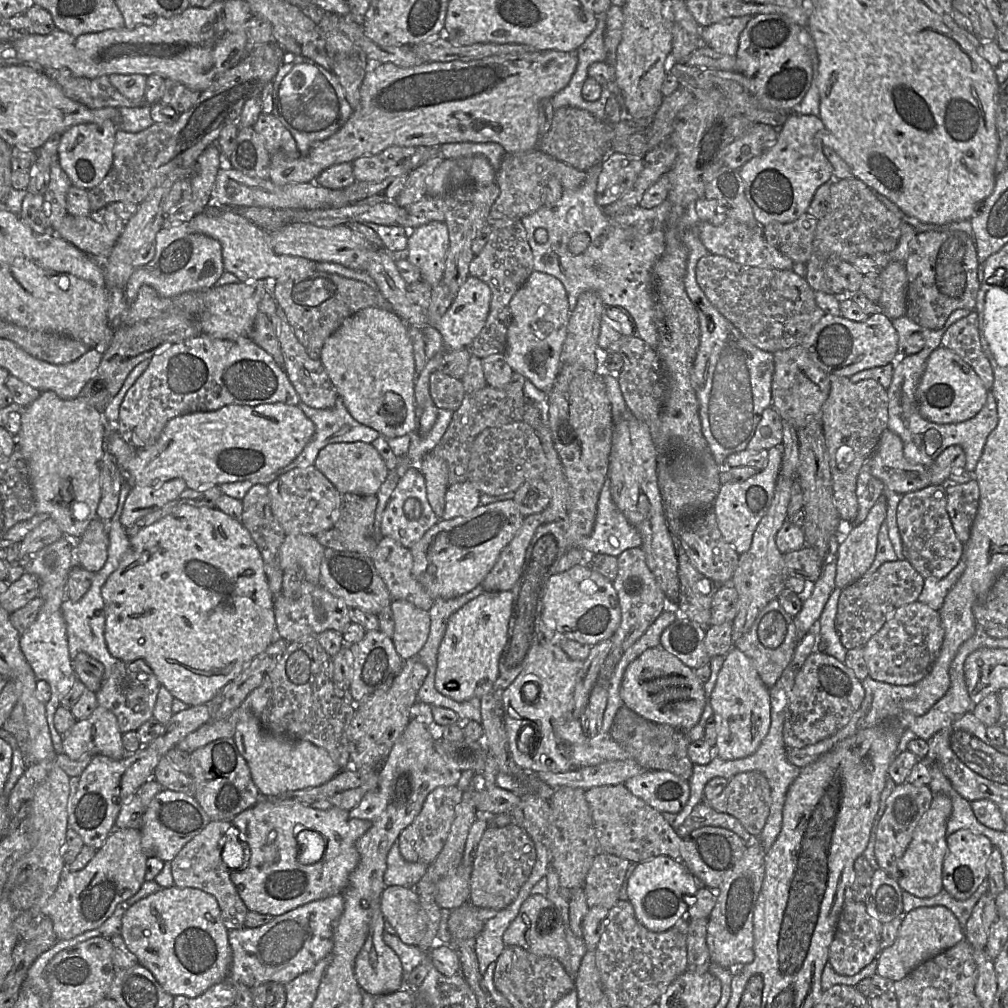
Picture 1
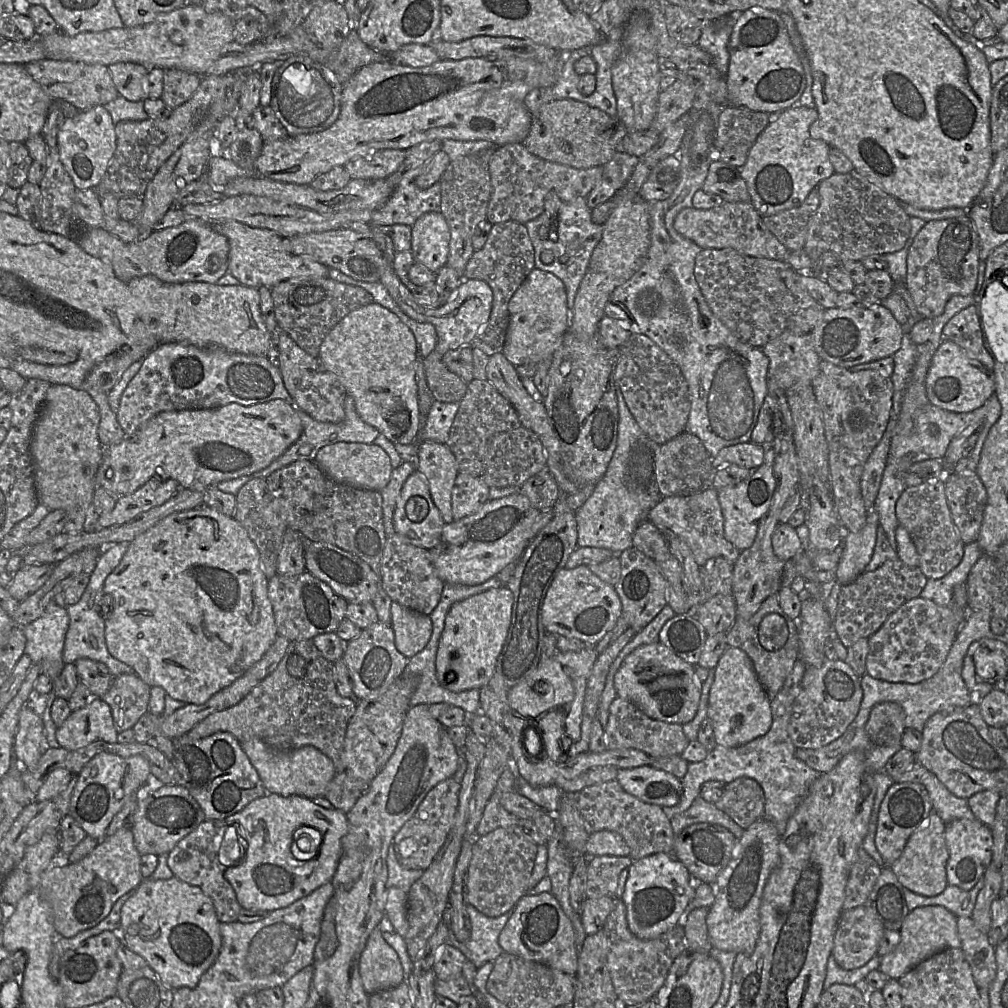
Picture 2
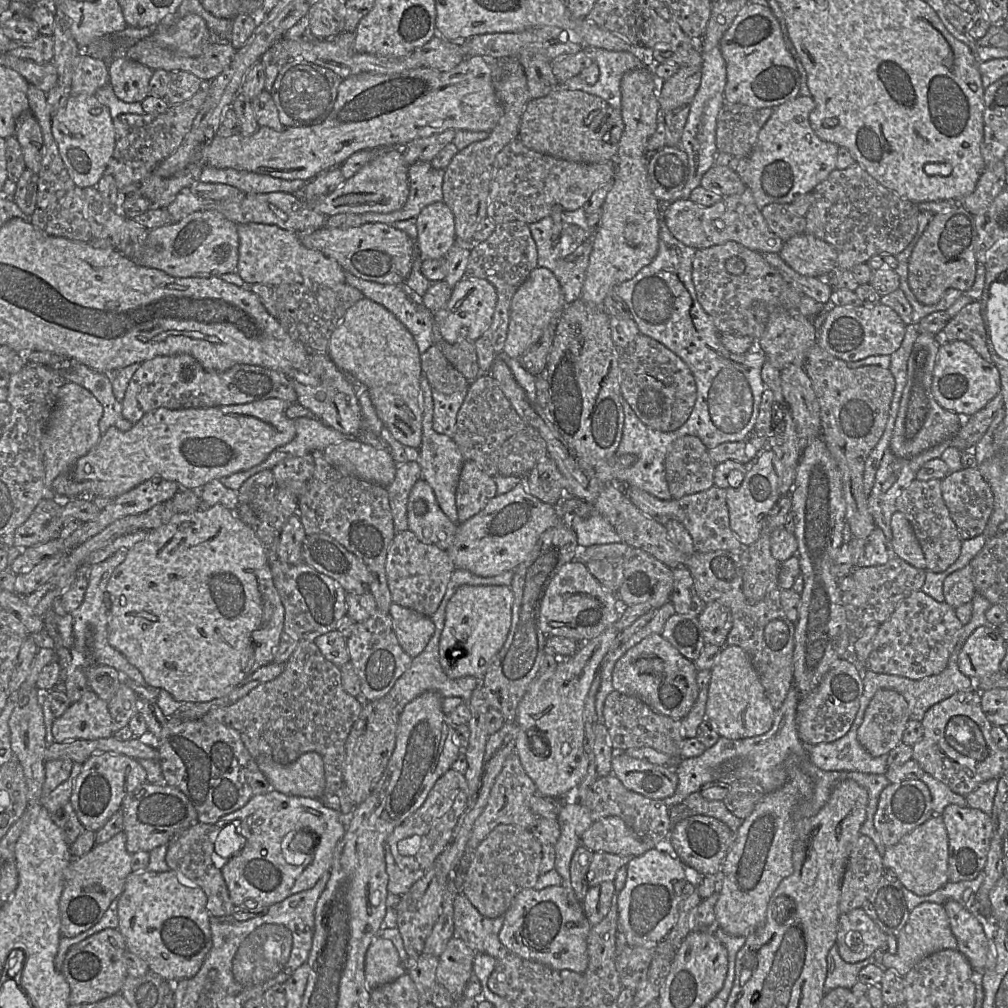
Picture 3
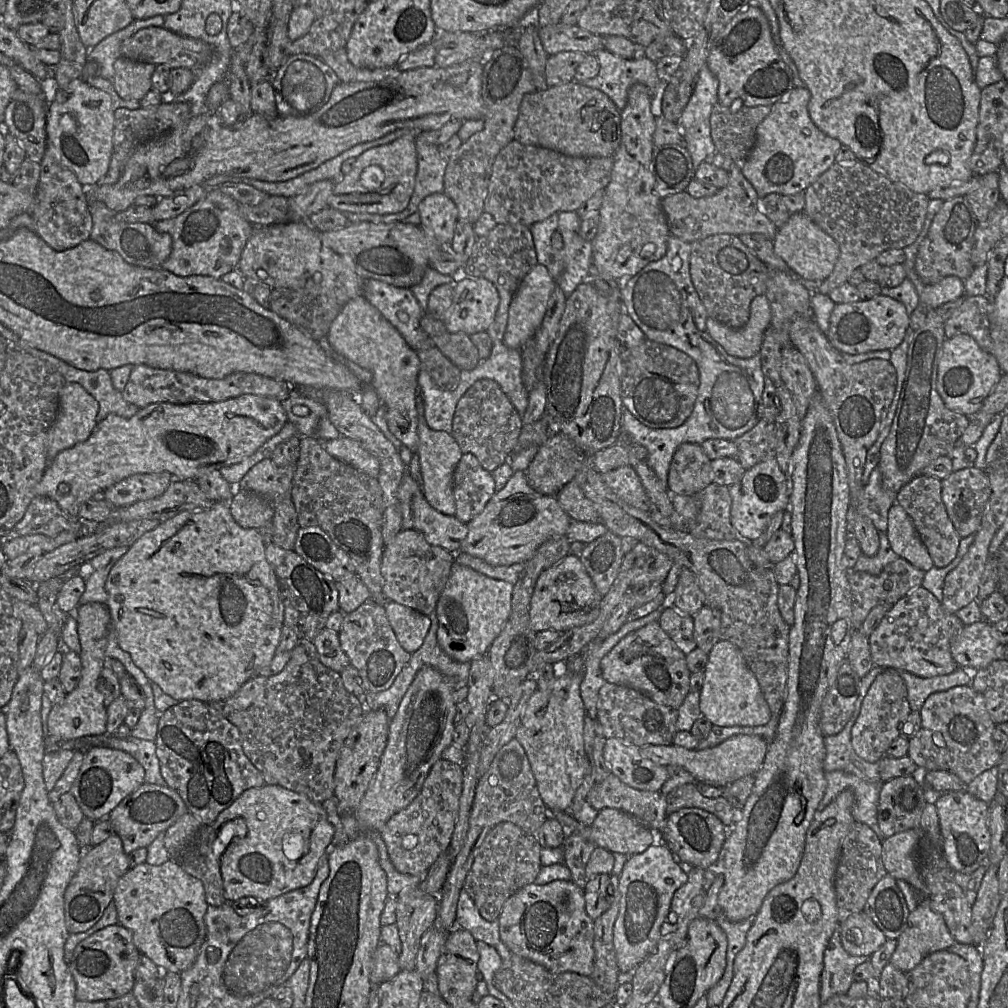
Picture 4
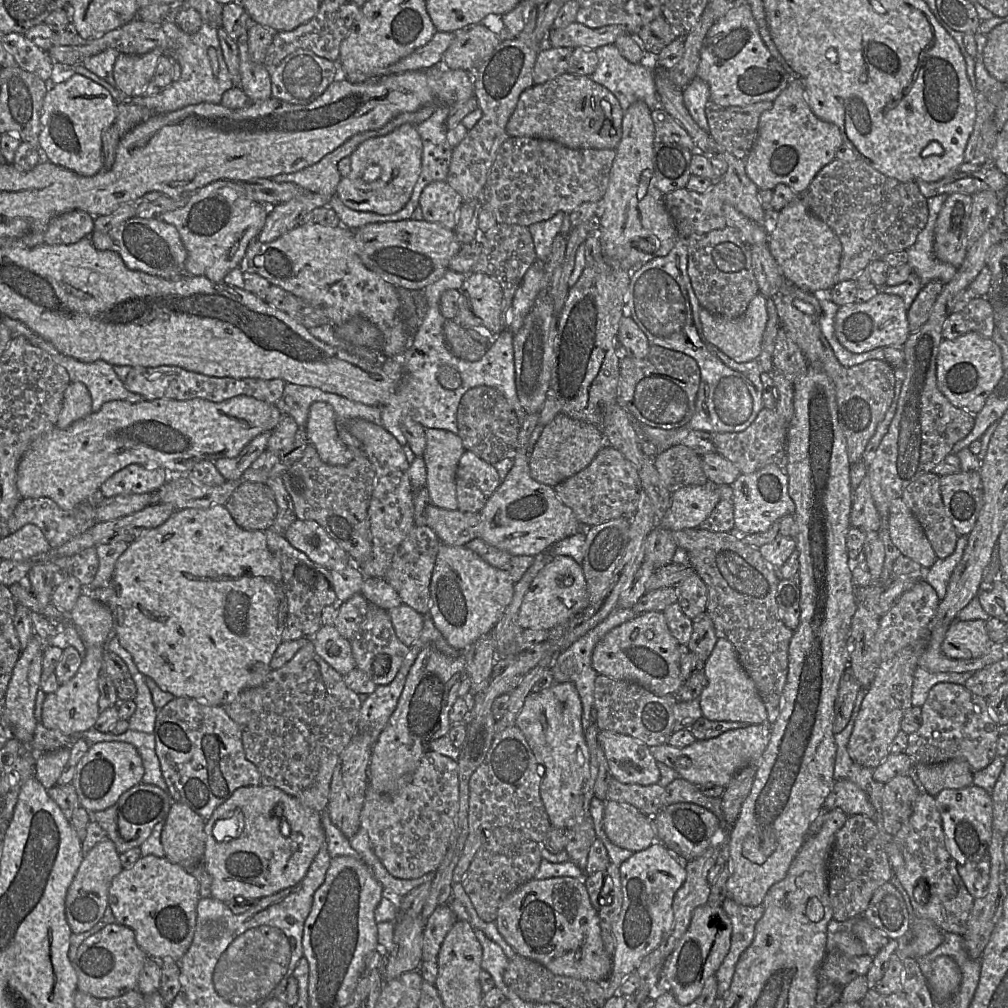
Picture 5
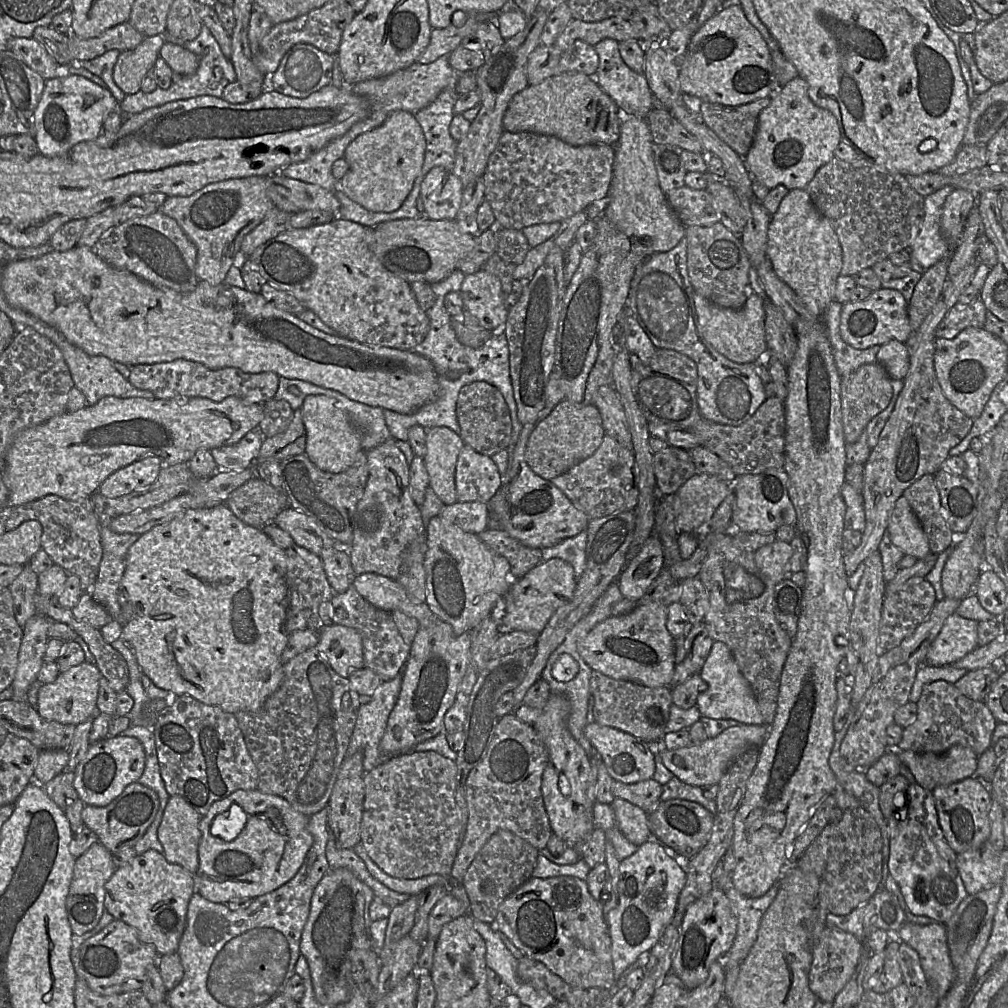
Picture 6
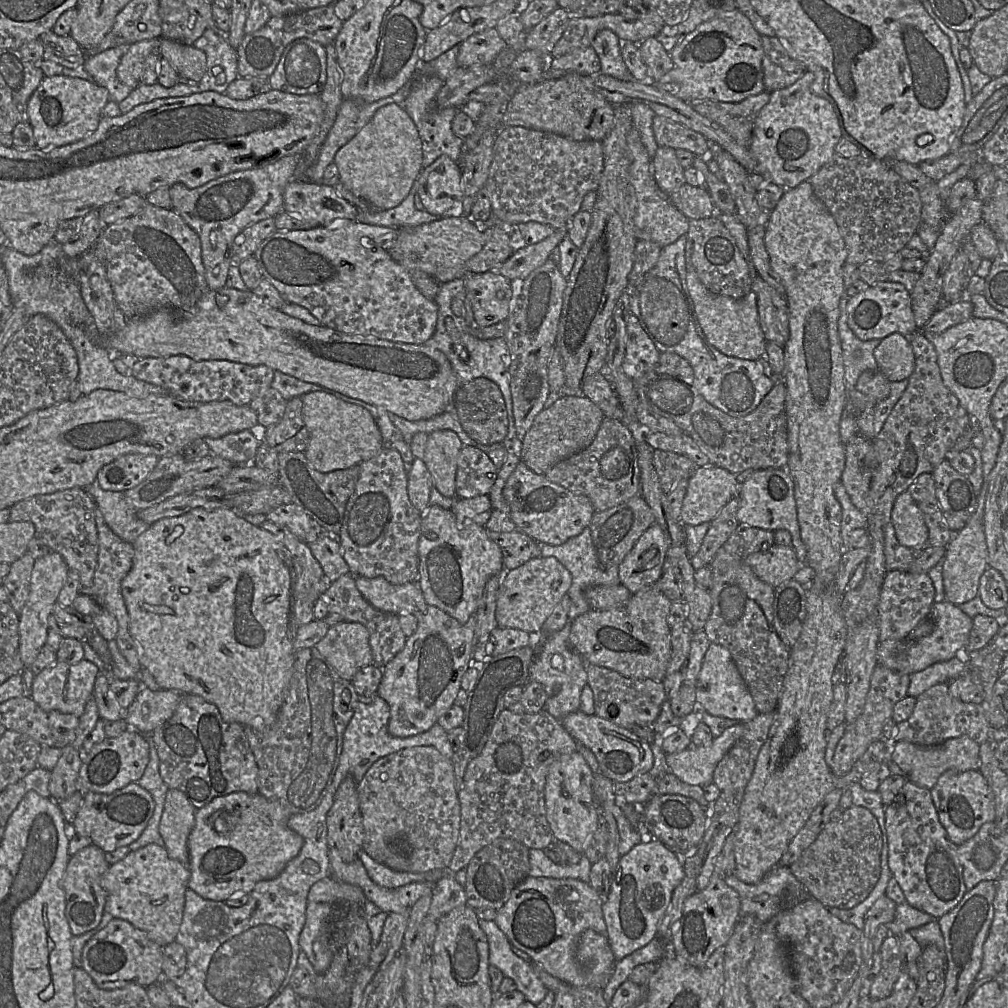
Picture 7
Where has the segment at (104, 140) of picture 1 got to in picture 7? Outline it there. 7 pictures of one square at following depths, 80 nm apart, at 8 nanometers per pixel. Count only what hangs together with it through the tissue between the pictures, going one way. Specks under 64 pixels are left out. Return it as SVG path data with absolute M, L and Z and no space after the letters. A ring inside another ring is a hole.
M63 75L45 76L30 97L27 108L36 147L49 150L87 137L97 129L109 100L108 90L96 83Z

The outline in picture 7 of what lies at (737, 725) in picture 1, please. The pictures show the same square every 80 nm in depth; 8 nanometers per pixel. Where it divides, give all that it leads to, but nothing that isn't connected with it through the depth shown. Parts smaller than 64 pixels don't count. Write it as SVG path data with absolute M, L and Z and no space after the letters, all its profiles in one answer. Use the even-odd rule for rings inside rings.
M710 643L695 685L697 709L704 710L711 715L735 719L740 723L750 721L759 714L730 652L719 644Z

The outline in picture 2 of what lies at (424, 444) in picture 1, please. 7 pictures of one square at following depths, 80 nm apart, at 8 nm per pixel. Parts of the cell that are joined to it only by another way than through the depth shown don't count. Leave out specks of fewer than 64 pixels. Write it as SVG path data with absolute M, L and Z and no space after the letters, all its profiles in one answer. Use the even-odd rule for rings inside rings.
M434 400L425 421L421 421L421 428L415 442L417 446L422 441L446 443L459 405L460 402L445 403Z

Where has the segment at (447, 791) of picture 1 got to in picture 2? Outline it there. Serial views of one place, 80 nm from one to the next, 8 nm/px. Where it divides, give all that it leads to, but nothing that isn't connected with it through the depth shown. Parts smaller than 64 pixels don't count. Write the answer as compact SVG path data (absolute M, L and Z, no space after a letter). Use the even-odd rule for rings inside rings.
M454 777L437 783L425 796L414 815L405 822L393 838L396 856L401 866L426 870L444 845L453 826L459 802L461 783Z

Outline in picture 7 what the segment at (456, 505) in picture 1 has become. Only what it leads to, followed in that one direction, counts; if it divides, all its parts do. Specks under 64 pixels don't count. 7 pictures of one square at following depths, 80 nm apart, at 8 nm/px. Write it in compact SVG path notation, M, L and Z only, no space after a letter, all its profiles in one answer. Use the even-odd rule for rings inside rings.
M463 446L458 456L456 496L460 499L489 495L498 469L478 447Z

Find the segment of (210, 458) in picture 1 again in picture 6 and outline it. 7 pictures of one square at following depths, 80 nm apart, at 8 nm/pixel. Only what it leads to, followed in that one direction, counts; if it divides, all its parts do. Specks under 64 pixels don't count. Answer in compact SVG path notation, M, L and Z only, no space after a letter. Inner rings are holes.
M105 396L92 406L85 406L84 408L72 413L64 412L42 424L24 429L16 435L7 451L6 466L3 474L3 482L8 489L7 506L11 507L22 505L40 499L46 495L57 495L66 500L77 500L84 497L90 497L94 492L98 491L100 485L113 472L148 456L159 457L163 465L188 463L195 452L200 448L211 450L217 447L233 445L237 443L241 438L243 438L248 432L252 430L258 430L259 424L263 419L263 414L262 404L247 403L235 396L226 397L219 402L215 402L211 399L203 397L148 399L143 397L121 398L115 396Z

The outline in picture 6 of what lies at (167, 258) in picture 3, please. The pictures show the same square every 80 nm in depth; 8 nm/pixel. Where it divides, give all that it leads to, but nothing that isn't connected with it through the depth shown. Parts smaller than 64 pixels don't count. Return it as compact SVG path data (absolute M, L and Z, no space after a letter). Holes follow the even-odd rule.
M250 176L211 183L187 197L168 197L160 207L162 213L174 219L195 244L197 248L195 273L199 280L213 286L223 283L236 254L240 251L243 238L276 208L267 195L269 177L271 176Z

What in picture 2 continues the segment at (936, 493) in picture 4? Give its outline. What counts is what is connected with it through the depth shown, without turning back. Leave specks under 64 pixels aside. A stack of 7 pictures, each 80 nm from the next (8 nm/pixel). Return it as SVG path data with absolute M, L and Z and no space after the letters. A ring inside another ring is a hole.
M944 477L905 488L896 502L896 517L899 525L910 534L919 555L919 568L928 579L944 577L961 562L965 544L951 518L944 491Z

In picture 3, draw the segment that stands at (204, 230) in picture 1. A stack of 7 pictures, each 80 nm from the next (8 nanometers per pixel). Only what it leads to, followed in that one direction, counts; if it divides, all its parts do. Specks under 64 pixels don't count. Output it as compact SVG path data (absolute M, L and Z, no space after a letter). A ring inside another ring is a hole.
M237 224L239 258L236 272L247 286L265 284L276 288L282 284L334 287L344 284L346 271L332 258L317 250L306 248L300 234L276 225Z

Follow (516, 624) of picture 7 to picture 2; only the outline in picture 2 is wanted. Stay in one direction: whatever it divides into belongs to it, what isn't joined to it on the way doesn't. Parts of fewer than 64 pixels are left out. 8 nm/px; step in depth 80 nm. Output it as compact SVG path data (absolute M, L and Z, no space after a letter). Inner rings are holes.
M586 565L560 570L544 598L545 634L550 632L556 636L575 639L585 646L596 645L615 626L621 615L621 602L614 586L599 579Z

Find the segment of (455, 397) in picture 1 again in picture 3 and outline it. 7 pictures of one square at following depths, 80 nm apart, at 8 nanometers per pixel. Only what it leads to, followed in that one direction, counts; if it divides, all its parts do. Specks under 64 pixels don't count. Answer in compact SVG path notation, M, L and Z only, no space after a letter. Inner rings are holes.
M439 346L421 354L421 368L432 389L449 395L468 388L468 380L444 356Z

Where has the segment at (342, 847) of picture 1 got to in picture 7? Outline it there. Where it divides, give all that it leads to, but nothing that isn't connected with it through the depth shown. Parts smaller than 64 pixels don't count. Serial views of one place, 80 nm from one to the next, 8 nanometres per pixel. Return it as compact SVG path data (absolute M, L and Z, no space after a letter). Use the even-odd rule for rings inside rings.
M242 791L233 792L225 796L215 797L204 807L197 809L195 813L195 825L188 837L189 851L188 867L191 874L188 883L188 889L195 891L204 899L225 902L231 896L235 896L237 894L250 894L251 891L254 889L255 885L260 881L276 878L284 870L286 865L300 853L304 844L303 837L294 830L290 829L288 826L289 818L292 815L293 814L290 812L290 810L277 800L268 799L259 793L248 794ZM231 815L232 815L231 829L227 832L219 830L218 828L224 828L226 825L228 825L227 818Z

